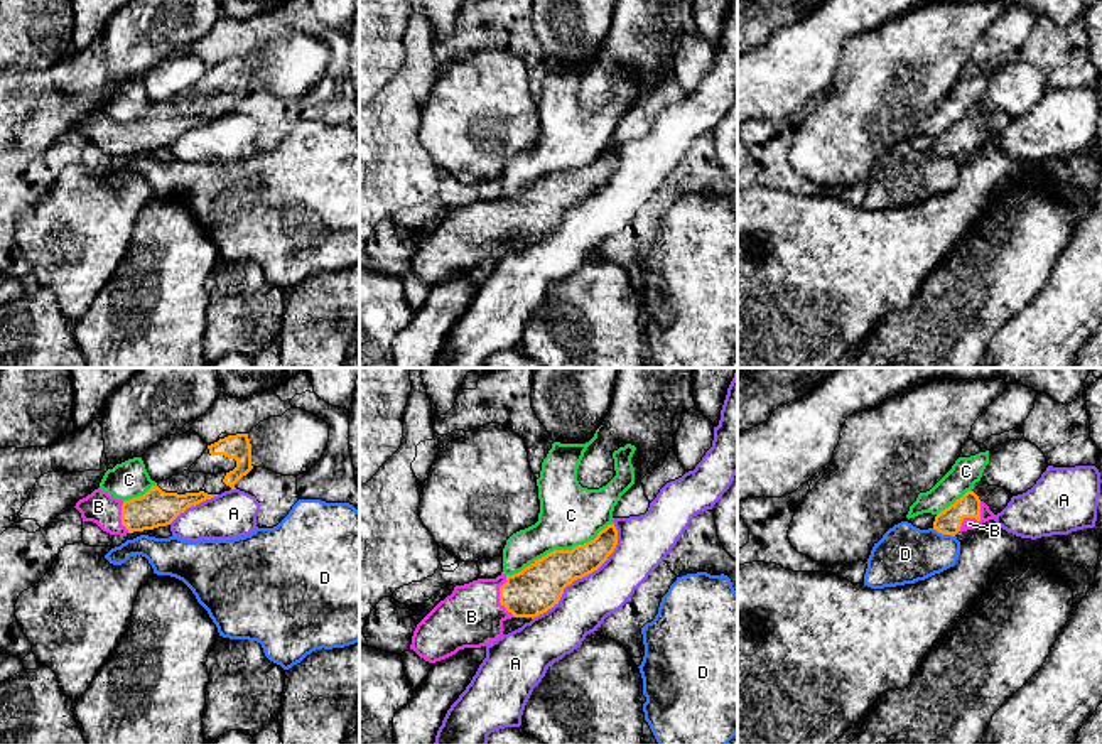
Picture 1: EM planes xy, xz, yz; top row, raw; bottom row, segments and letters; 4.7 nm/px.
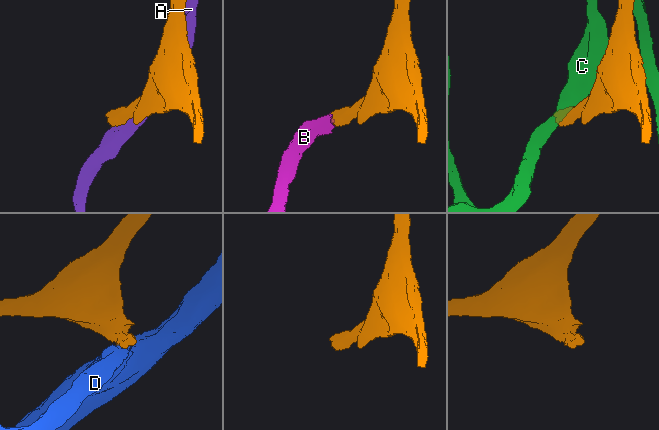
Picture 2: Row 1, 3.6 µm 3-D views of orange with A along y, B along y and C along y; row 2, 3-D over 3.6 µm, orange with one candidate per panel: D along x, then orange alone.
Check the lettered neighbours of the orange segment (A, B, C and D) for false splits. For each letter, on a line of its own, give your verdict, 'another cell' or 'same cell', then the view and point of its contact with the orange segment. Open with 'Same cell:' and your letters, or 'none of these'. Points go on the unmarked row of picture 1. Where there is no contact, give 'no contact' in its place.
Same cell: B
A: another cell; contact xz (584, 198)
B: same cell; contact yz (974, 139)
C: another cell; contact xz (559, 172)
D: another cell; contact yz (944, 156)

